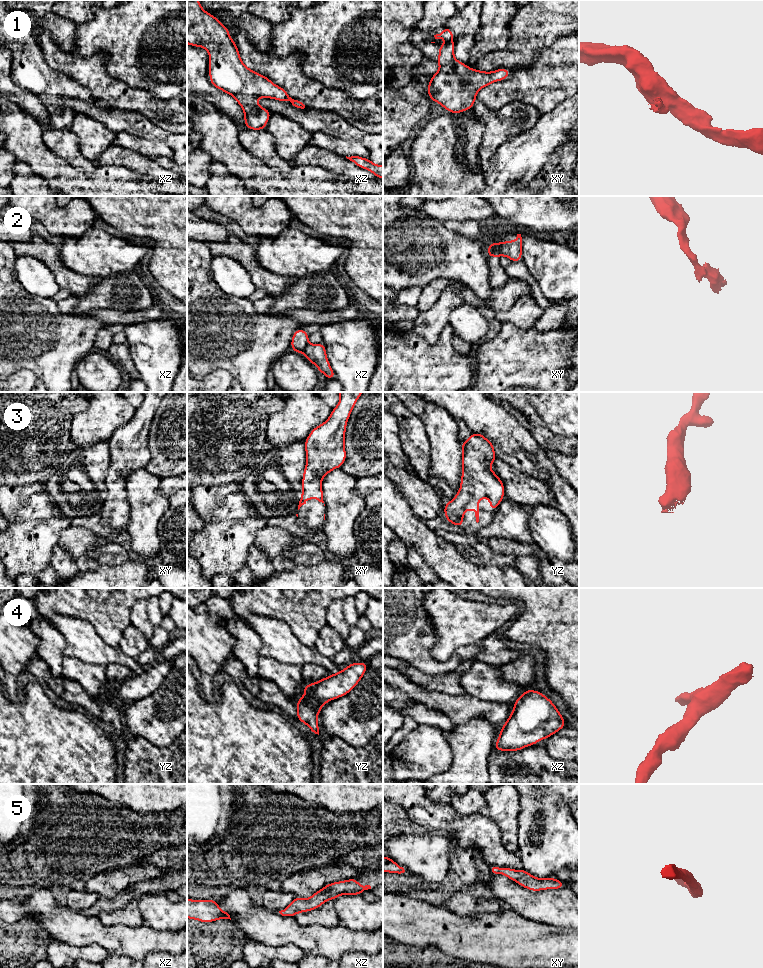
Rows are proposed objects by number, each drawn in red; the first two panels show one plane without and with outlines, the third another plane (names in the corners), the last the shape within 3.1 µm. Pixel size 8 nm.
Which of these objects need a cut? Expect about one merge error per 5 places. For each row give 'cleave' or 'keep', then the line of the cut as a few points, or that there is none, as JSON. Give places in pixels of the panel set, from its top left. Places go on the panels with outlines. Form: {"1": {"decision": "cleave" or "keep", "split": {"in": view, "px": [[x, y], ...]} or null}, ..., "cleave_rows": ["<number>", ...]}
{"1": {"decision": "keep", "split": null}, "2": {"decision": "cleave", "split": {"in": "xy", "px": [[499, 245], [502, 254]]}}, "3": {"decision": "keep", "split": null}, "4": {"decision": "keep", "split": null}, "5": {"decision": "keep", "split": null}, "cleave_rows": ["2"]}

